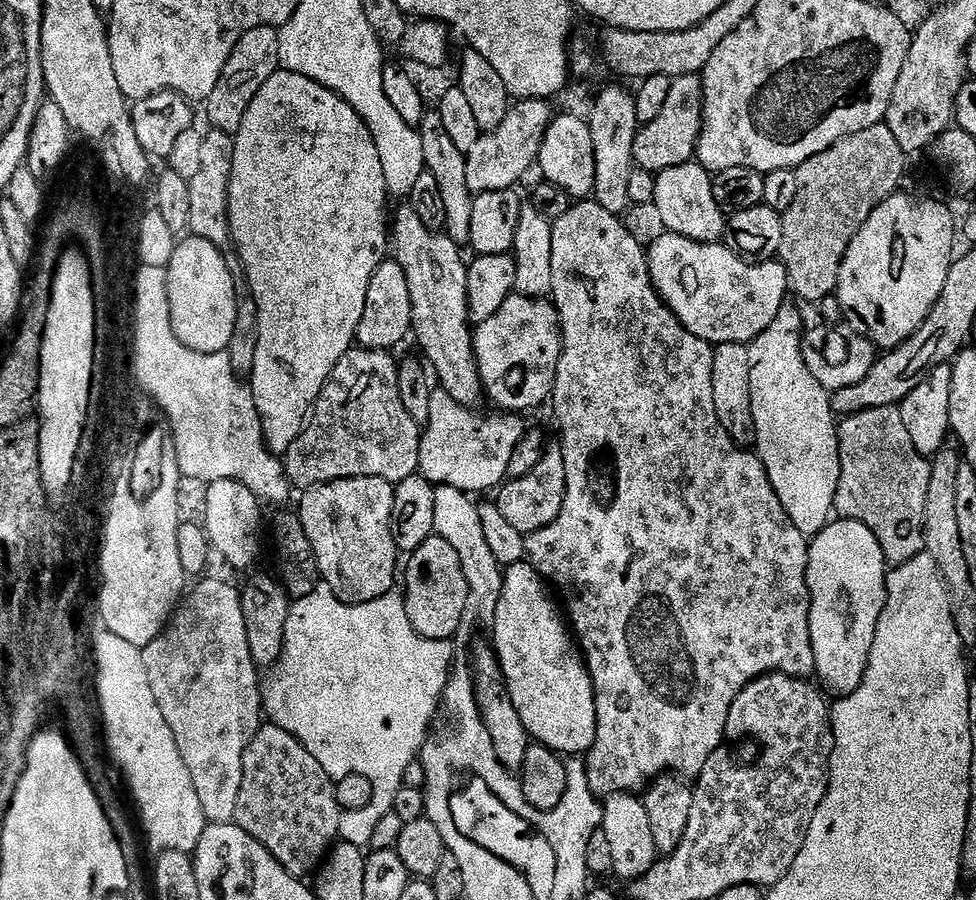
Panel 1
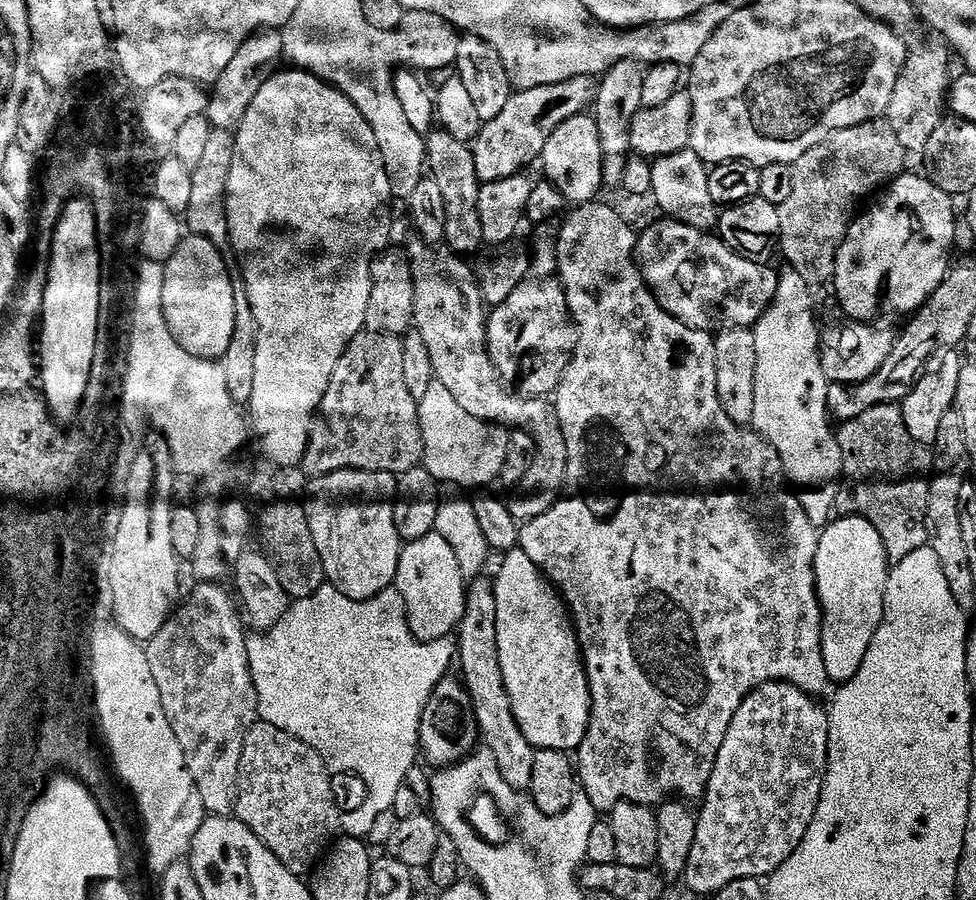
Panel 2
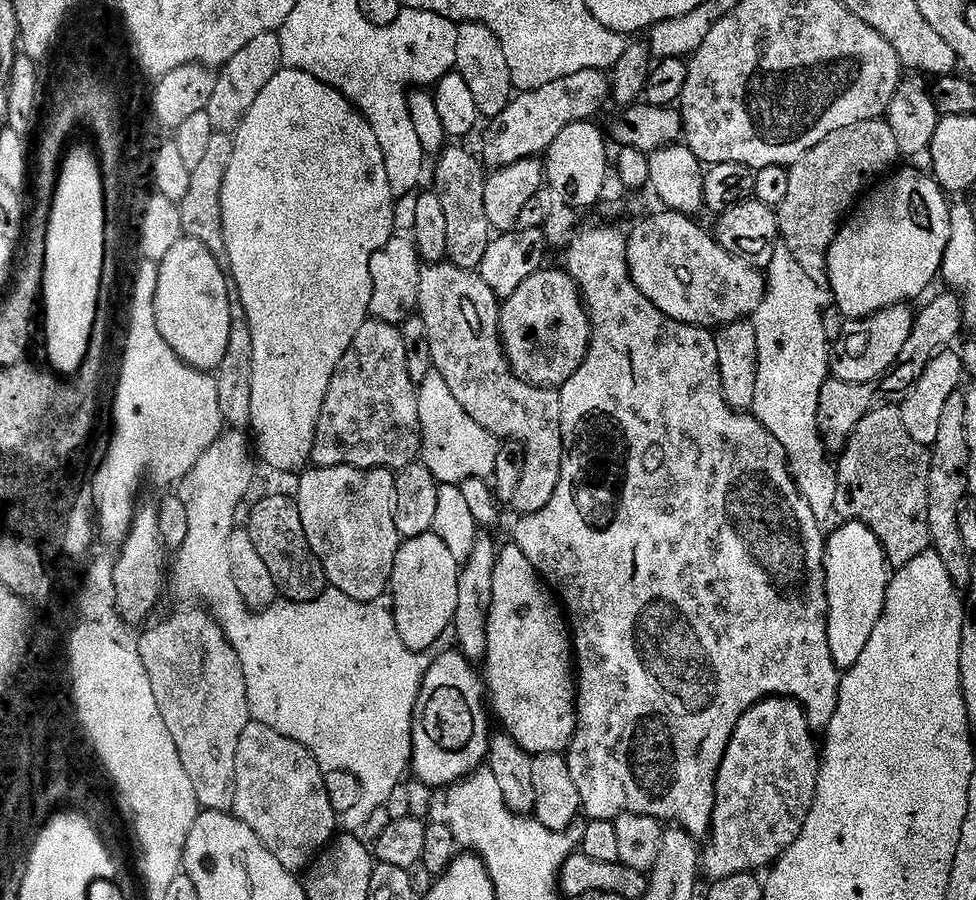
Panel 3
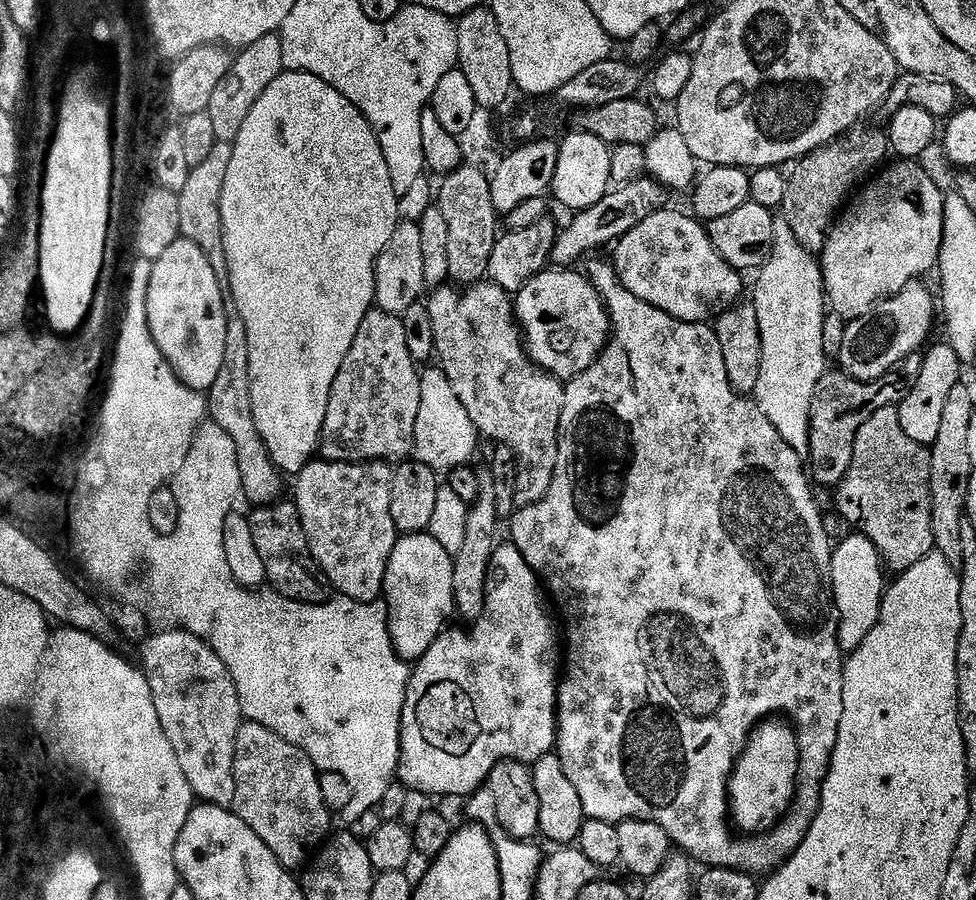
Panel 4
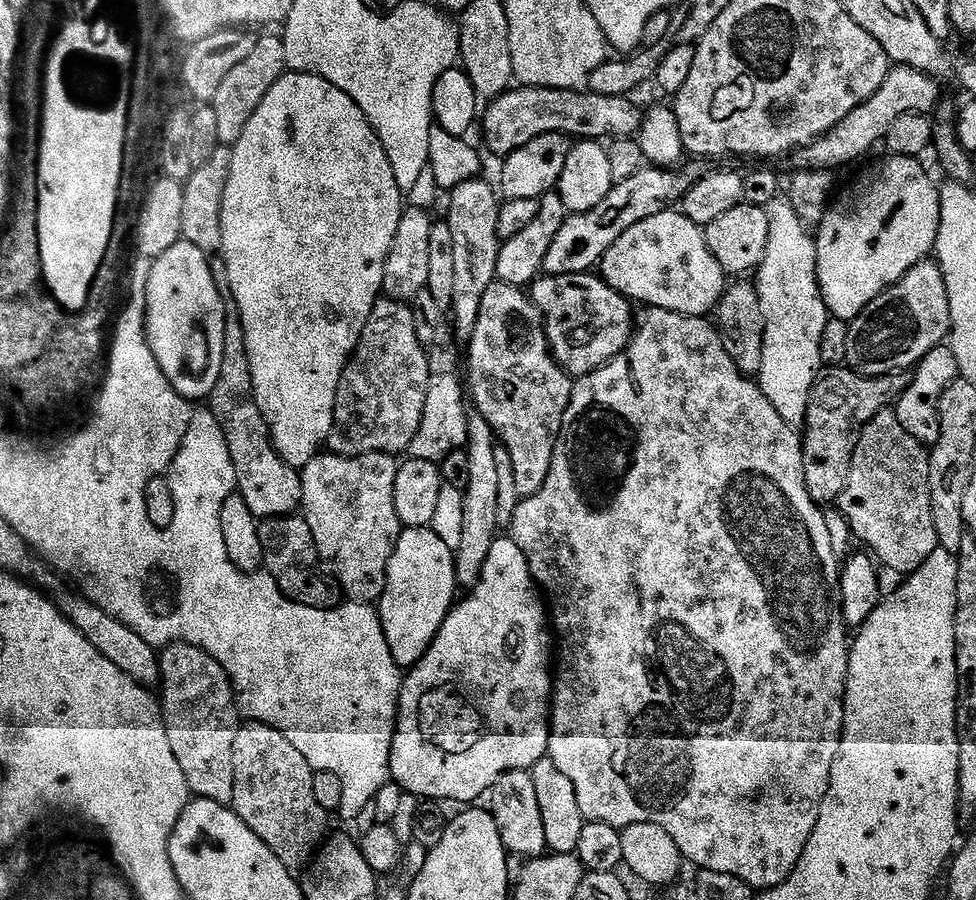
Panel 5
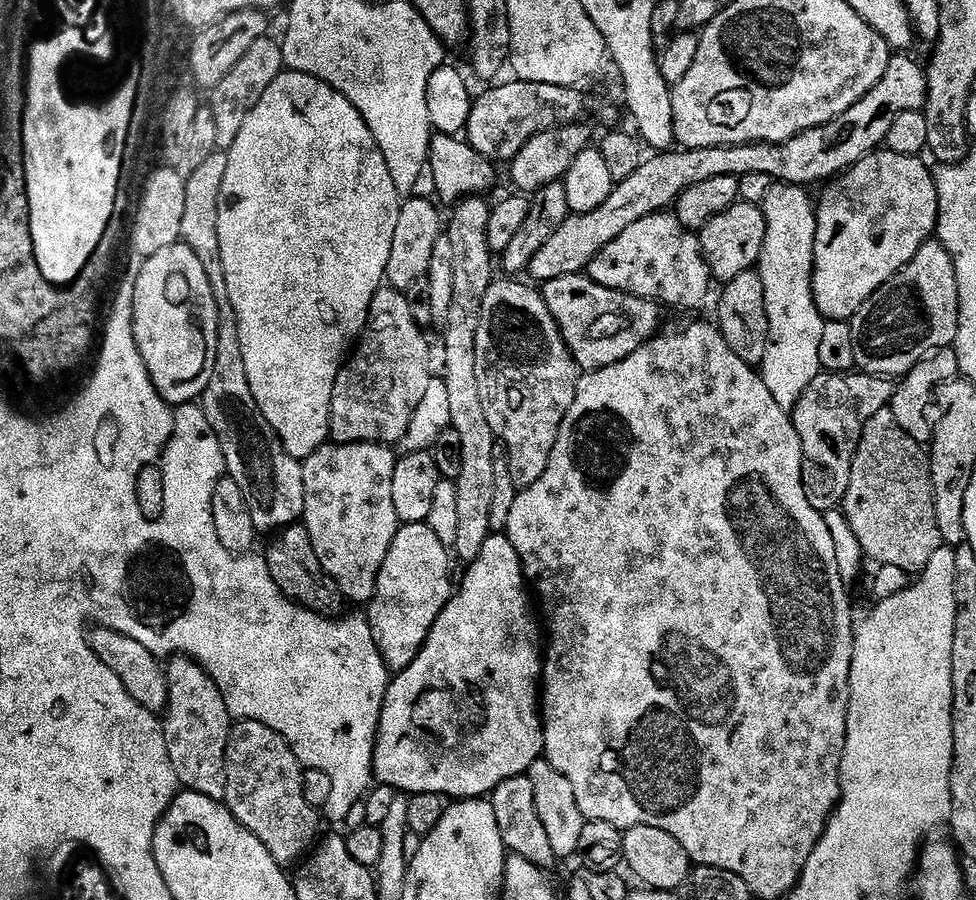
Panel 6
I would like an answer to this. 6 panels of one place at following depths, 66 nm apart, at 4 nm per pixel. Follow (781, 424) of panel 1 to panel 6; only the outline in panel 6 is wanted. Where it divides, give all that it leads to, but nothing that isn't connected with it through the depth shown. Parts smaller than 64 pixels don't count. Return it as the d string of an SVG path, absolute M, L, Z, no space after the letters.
M773 183L763 202L766 218L766 242L760 255L758 271L766 290L766 318L770 322L766 358L762 375L774 402L793 409L806 386L814 382L822 369L818 345L826 323L812 293L816 204L808 197L809 189L799 184Z

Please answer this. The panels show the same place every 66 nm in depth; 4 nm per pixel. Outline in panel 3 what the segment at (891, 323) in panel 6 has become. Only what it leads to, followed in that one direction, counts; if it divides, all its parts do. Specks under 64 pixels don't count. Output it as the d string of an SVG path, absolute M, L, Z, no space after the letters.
M907 303L884 308L866 320L858 320L847 325L846 331L835 341L834 351L830 356L830 372L835 379L851 384L865 384L879 380L886 369L902 354L906 338L910 338L914 323L914 312Z

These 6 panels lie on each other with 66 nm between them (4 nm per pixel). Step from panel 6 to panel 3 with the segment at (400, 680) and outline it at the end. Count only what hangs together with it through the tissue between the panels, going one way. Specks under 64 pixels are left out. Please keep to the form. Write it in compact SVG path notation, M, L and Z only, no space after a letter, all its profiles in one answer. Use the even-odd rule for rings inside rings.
M514 542L499 549L494 566L494 594L488 615L488 653L485 654L484 680L492 695L492 708L504 723L503 731L522 751L532 756L547 752L563 753L576 732L576 689L574 649L566 613L551 588L530 566L530 558ZM458 650L444 652L428 665L412 719L412 763L415 779L433 790L447 789L471 776L488 759L490 731L484 709L484 684Z

